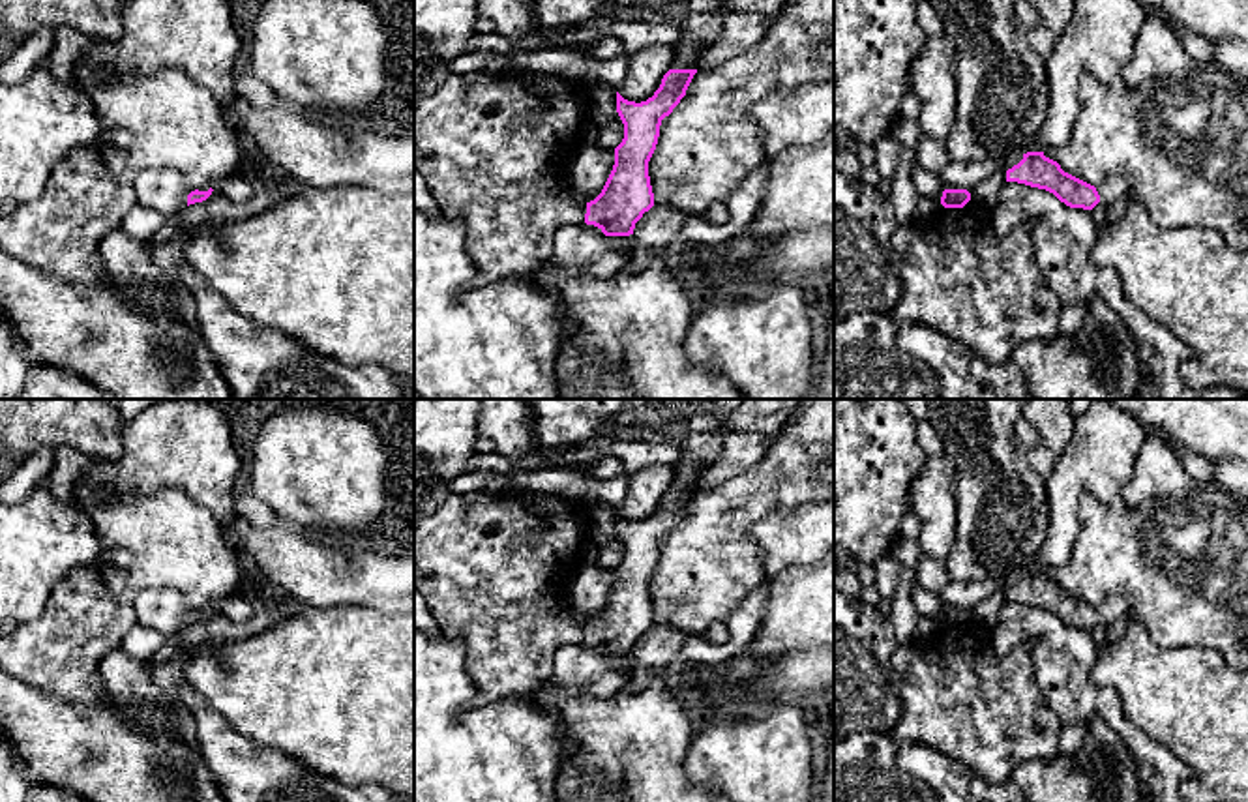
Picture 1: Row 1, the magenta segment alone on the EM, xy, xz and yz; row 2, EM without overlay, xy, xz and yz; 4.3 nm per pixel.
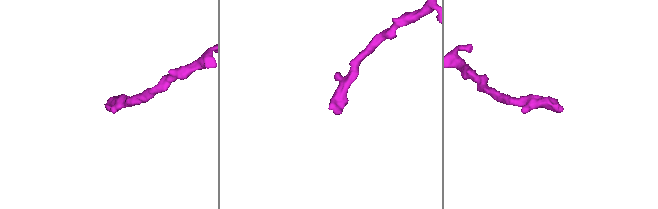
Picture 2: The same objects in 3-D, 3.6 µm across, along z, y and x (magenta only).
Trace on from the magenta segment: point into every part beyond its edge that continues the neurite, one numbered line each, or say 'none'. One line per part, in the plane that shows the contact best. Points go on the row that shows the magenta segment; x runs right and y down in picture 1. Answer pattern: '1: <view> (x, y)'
1: xy (162, 190)

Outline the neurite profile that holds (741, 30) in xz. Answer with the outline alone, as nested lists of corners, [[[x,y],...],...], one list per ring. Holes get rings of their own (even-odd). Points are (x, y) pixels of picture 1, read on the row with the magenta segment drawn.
[[[729,11],[723,15],[720,39],[708,47],[699,69],[708,71],[735,60],[763,41],[770,26],[770,17],[751,11]]]

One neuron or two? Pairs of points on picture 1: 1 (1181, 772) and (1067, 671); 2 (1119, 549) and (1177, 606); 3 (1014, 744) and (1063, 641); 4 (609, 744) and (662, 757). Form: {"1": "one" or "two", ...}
{"1": "one", "2": "one", "3": "two", "4": "one"}

